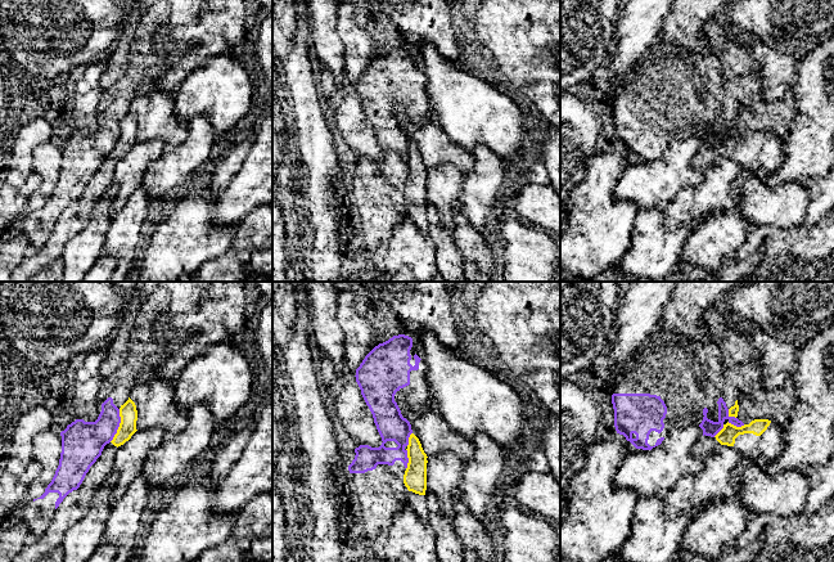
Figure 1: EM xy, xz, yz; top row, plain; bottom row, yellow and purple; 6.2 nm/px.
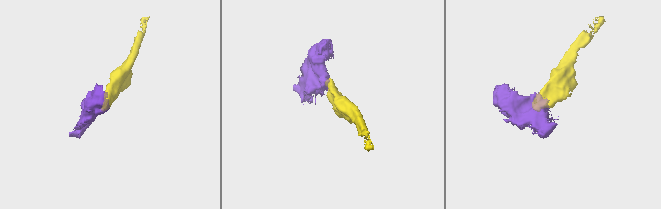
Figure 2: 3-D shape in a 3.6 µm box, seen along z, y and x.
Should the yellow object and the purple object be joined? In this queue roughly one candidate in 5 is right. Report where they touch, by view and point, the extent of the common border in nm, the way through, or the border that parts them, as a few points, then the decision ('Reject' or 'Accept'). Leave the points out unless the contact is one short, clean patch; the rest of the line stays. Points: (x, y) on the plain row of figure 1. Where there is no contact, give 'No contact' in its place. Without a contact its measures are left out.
Touches yellow at xy (120, 138). Shared border 220 nm. Boundary: xy (120, 121), (120, 138), (109, 153). Reject

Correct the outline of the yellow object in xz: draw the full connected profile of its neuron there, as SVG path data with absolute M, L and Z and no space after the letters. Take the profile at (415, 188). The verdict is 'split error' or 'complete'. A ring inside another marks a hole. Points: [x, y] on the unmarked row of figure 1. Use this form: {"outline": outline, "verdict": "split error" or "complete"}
{"outline": "M411 145L407 157L407 180L404 186L406 211L410 221L423 235L428 235L427 166L419 150Z", "verdict": "split error"}

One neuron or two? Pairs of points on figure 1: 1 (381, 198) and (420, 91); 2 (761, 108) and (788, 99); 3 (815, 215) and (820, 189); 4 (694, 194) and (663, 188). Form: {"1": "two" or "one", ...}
{"1": "one", "2": "one", "3": "one", "4": "two"}

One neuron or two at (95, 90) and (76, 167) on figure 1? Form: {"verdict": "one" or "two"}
{"verdict": "two"}

